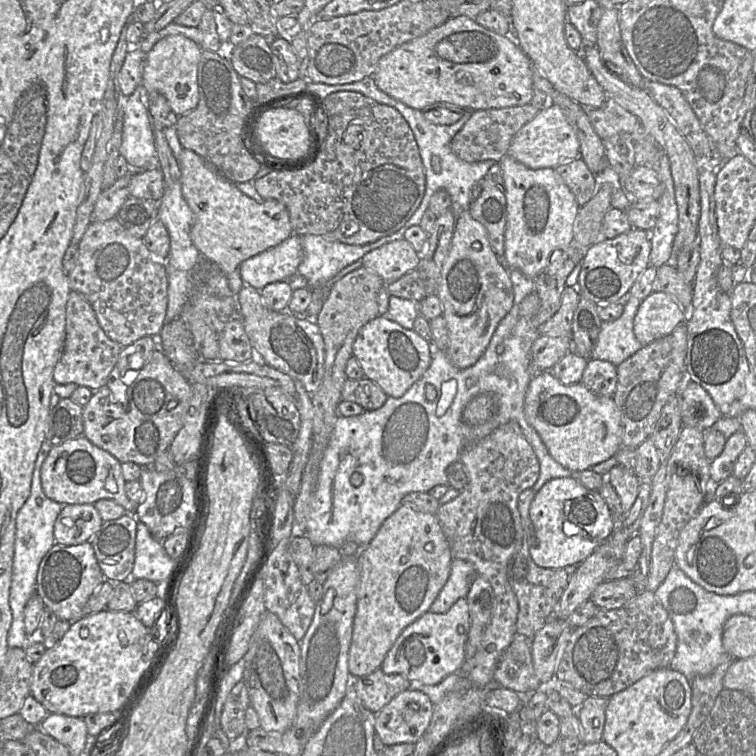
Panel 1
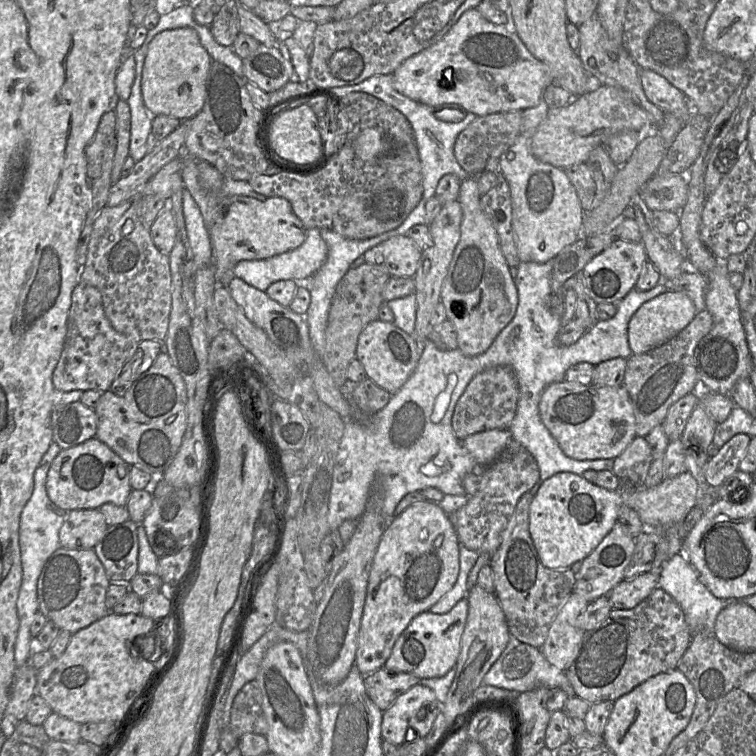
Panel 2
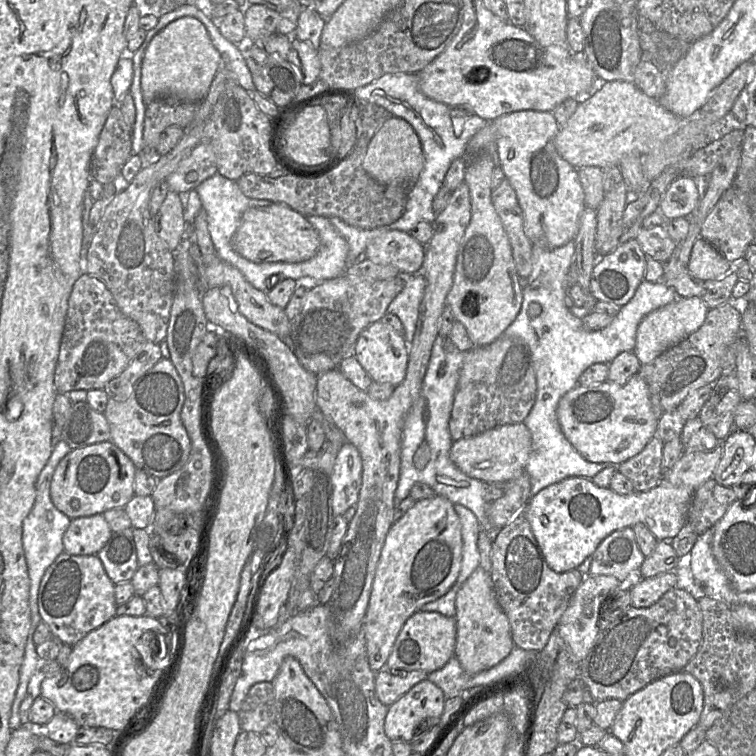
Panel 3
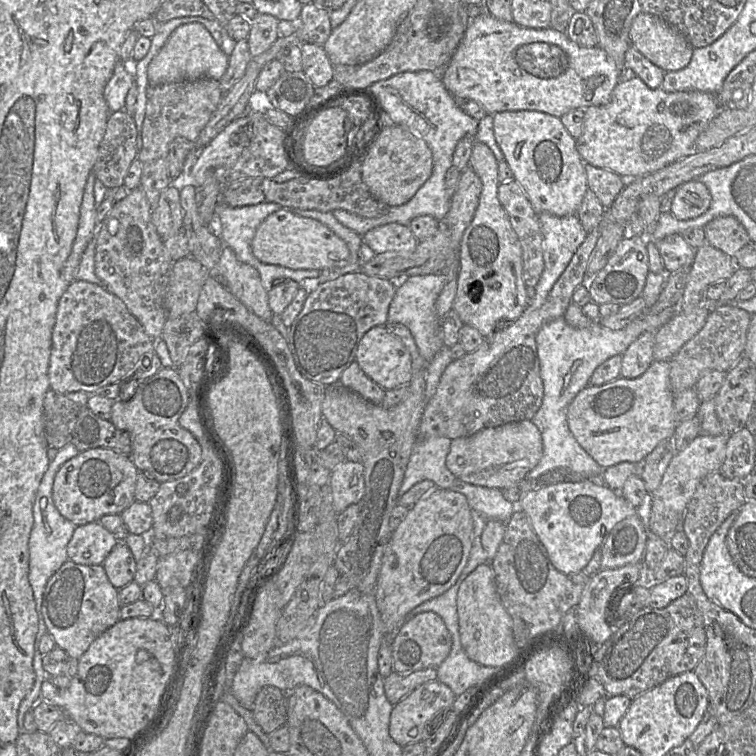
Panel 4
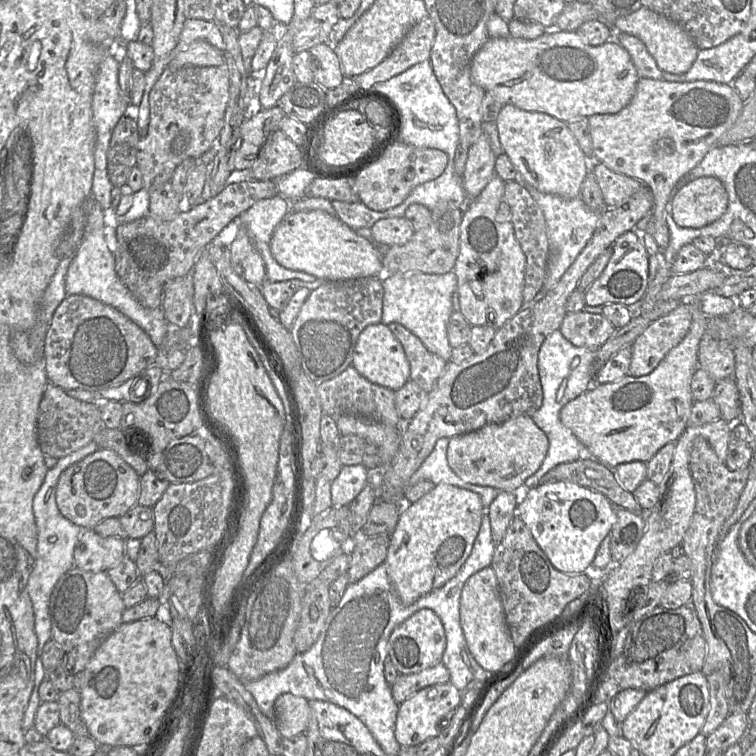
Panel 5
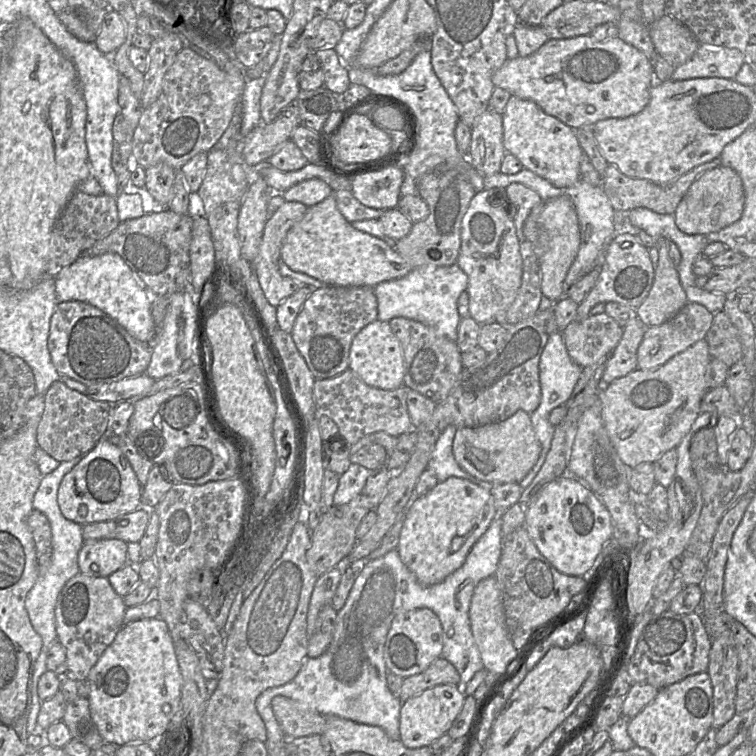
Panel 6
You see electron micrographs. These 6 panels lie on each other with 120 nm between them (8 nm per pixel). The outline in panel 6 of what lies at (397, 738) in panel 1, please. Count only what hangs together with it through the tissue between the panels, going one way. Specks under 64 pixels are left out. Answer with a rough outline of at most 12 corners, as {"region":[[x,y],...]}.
{"region":[[441,684],[403,701],[400,741],[429,747],[451,728],[465,697]]}

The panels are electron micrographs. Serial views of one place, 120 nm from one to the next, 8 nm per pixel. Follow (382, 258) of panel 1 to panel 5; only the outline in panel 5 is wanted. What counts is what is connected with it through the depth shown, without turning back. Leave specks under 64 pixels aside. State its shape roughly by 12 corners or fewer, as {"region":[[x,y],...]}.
{"region":[[405,217],[378,220],[371,228],[377,246],[407,243],[414,230]]}

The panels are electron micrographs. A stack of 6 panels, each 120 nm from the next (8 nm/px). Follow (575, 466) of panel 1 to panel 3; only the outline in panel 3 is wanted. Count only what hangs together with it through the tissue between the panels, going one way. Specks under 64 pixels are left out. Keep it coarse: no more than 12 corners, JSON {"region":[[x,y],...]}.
{"region":[[638,374],[577,385],[557,407],[590,462],[614,466],[655,437]]}

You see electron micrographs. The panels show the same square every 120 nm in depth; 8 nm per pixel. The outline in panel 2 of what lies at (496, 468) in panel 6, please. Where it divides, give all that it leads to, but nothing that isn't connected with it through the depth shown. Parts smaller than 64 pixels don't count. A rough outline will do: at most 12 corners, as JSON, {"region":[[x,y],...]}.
{"region":[[508,429],[485,430],[461,440],[481,468],[512,442]]}

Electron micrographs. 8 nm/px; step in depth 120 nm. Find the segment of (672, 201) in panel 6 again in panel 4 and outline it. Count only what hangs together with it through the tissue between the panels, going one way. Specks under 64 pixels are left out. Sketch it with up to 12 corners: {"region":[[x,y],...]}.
{"region":[[586,164],[587,186],[608,208],[627,180]]}

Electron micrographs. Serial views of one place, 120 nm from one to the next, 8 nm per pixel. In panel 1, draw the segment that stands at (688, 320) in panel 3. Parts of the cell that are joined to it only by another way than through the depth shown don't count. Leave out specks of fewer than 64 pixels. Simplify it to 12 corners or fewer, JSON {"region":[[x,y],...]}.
{"region":[[653,291],[633,320],[646,346],[670,334],[685,320],[671,295]]}

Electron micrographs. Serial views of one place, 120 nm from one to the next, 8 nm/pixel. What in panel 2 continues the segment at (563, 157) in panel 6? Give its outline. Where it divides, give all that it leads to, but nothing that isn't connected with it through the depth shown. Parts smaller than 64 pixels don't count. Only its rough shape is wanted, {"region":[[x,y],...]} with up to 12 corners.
{"region":[[542,99],[499,171],[521,262],[545,263],[581,236],[585,211],[563,169],[531,139]]}

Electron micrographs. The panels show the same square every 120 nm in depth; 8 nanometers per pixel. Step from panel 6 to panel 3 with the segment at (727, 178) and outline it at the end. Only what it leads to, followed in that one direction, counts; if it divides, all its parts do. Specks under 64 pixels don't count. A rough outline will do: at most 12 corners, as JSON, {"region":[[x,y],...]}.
{"region":[[680,175],[667,188],[659,211],[688,217],[699,200],[696,180]]}

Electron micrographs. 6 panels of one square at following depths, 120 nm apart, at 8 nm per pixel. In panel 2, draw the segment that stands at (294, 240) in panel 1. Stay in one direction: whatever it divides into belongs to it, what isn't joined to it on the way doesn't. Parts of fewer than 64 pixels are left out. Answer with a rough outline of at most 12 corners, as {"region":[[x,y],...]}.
{"region":[[320,229],[300,247],[242,260],[237,278],[265,292],[276,281],[312,277],[328,247]]}

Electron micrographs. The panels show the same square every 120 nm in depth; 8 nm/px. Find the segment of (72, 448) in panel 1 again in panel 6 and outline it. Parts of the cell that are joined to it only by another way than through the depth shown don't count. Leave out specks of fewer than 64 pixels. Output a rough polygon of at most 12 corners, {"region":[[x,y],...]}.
{"region":[[108,432],[63,477],[66,519],[113,521],[142,487]]}

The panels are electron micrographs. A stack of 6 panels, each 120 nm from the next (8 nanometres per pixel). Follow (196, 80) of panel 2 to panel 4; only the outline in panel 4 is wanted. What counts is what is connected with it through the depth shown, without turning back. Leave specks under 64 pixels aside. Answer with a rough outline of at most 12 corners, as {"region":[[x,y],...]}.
{"region":[[200,23],[177,27],[149,85],[218,80],[228,56]]}

